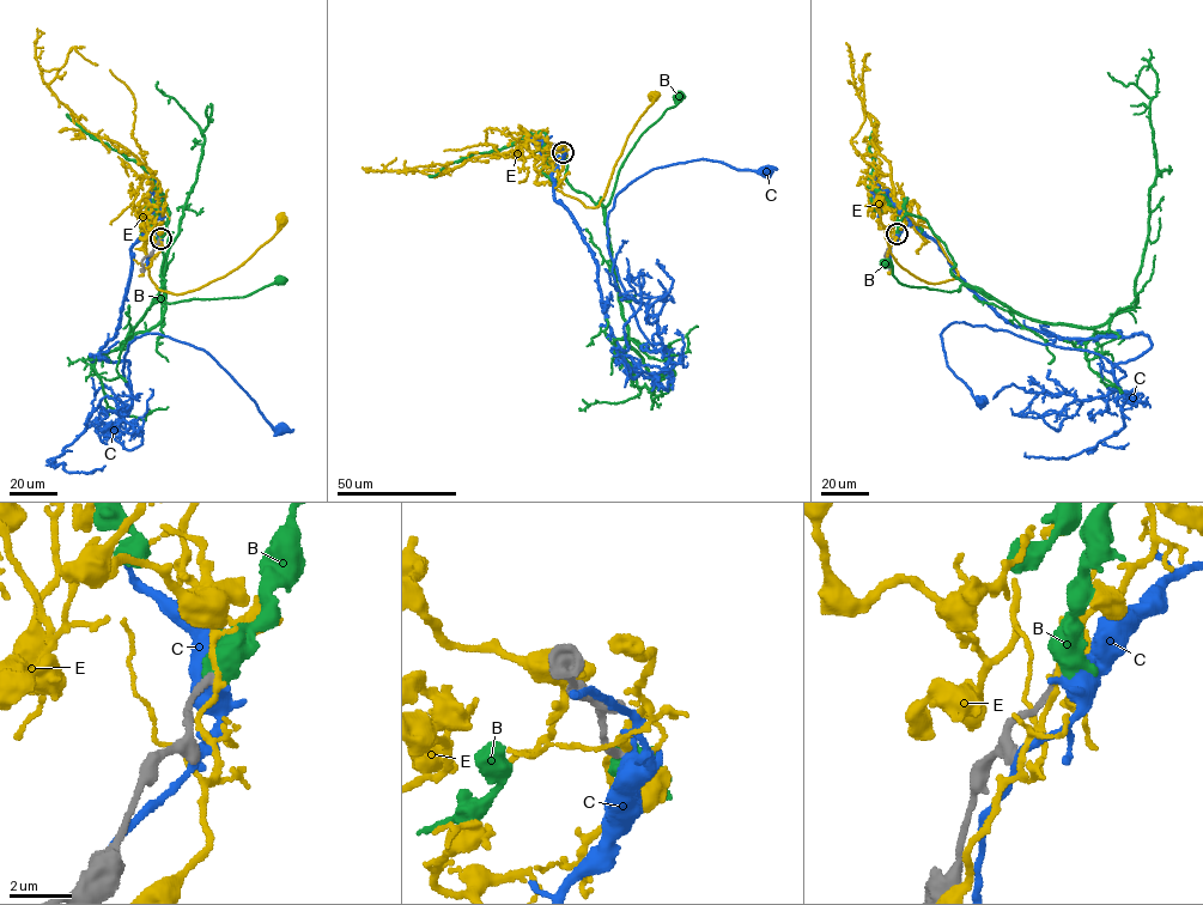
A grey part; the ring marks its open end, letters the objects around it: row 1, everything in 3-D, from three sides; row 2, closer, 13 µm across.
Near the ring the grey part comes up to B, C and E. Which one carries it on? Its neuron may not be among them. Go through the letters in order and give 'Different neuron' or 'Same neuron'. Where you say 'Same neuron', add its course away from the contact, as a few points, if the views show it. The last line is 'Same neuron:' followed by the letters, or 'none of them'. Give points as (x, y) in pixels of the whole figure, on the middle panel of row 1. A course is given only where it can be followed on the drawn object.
B: Same neuron. Its course: (564, 152), (565, 180), (594, 202), (601, 198), (605, 213), (629, 153), (679, 97)
C: Different neuron
E: Different neuron
Same neuron: B

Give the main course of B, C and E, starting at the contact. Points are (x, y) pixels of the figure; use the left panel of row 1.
B: (160, 238), (169, 222), (158, 225), (156, 242), (165, 281), (157, 297), (169, 303), (244, 297), (280, 280)
C: (159, 238), (147, 228), (131, 250), (98, 358), (128, 360), (131, 390), (135, 338), (188, 344), (280, 430)
E: (159, 238), (162, 218), (143, 234), (150, 278), (158, 289), (182, 293), (241, 265), (272, 237), (281, 219)

